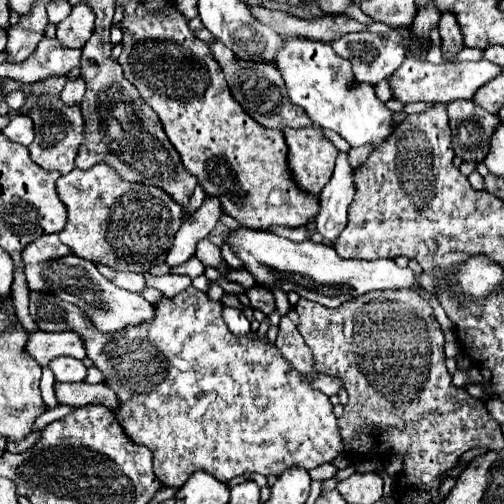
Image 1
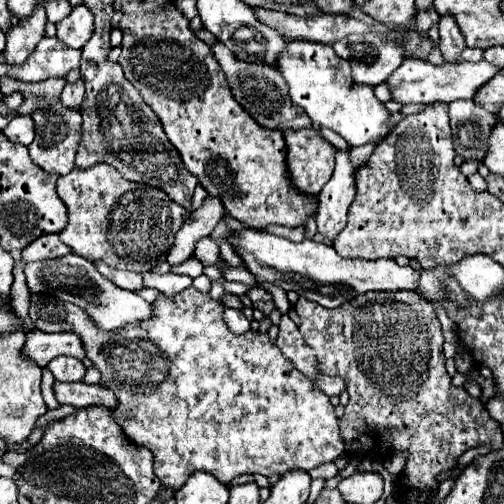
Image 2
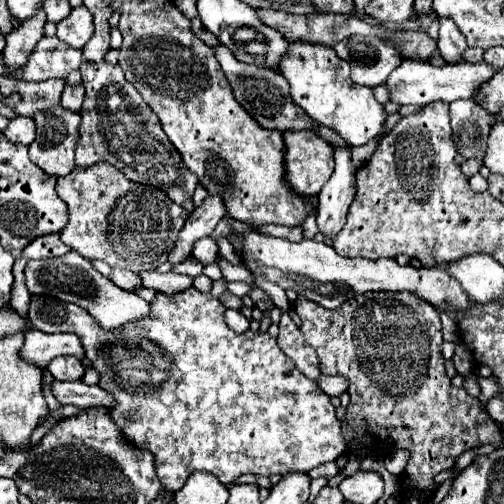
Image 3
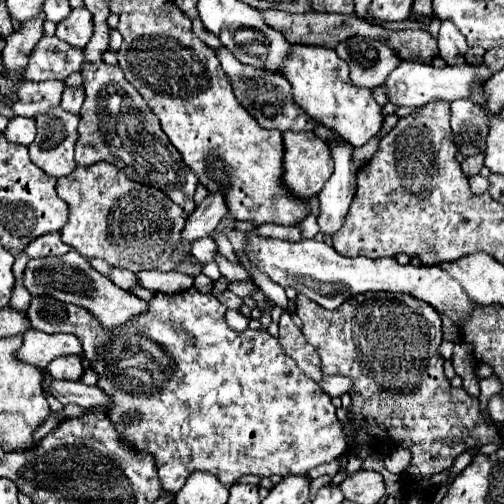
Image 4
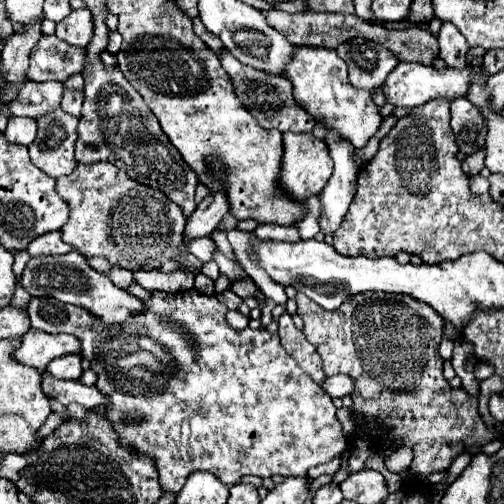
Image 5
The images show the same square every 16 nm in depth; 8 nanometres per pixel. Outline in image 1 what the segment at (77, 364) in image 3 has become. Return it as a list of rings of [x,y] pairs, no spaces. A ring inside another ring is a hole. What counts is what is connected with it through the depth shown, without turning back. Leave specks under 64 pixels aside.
[[[56,358],[50,362],[50,368],[58,382],[82,382],[86,378],[86,366],[76,358]]]

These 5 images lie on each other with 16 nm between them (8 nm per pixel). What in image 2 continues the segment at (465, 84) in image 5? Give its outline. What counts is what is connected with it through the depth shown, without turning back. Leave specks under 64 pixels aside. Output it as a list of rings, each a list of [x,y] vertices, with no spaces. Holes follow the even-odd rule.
[[[406,58],[396,72],[388,78],[392,100],[400,104],[412,104],[412,102],[454,102],[460,98],[474,98],[476,90],[484,86],[488,80],[492,80],[500,72],[498,66],[488,64],[486,60],[480,62],[444,62],[442,66],[434,66],[428,60],[418,58]]]

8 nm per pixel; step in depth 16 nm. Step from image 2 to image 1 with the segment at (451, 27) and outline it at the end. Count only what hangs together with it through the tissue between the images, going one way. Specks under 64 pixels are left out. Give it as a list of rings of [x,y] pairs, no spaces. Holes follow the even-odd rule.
[[[444,12],[438,30],[442,36],[442,52],[446,54],[448,60],[452,60],[456,52],[462,48],[462,32],[460,26],[456,24],[456,16],[452,16],[452,12]]]

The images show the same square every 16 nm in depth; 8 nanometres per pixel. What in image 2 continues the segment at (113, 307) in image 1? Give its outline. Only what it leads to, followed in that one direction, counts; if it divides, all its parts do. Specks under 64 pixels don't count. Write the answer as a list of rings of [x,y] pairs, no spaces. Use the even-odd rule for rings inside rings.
[[[74,252],[56,260],[26,264],[24,274],[26,274],[26,284],[30,292],[54,294],[64,302],[72,302],[80,306],[94,320],[94,324],[104,332],[114,332],[124,328],[126,324],[138,324],[142,320],[152,318],[152,306],[140,294],[120,290],[116,284],[104,278],[90,260],[84,260]]]

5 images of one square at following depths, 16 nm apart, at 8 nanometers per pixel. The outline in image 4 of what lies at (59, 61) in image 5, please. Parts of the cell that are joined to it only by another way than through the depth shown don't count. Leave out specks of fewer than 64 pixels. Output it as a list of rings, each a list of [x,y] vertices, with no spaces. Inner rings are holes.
[[[42,36],[30,54],[30,62],[22,72],[22,80],[44,82],[50,78],[66,80],[66,76],[82,66],[82,50],[72,48],[56,36]]]

